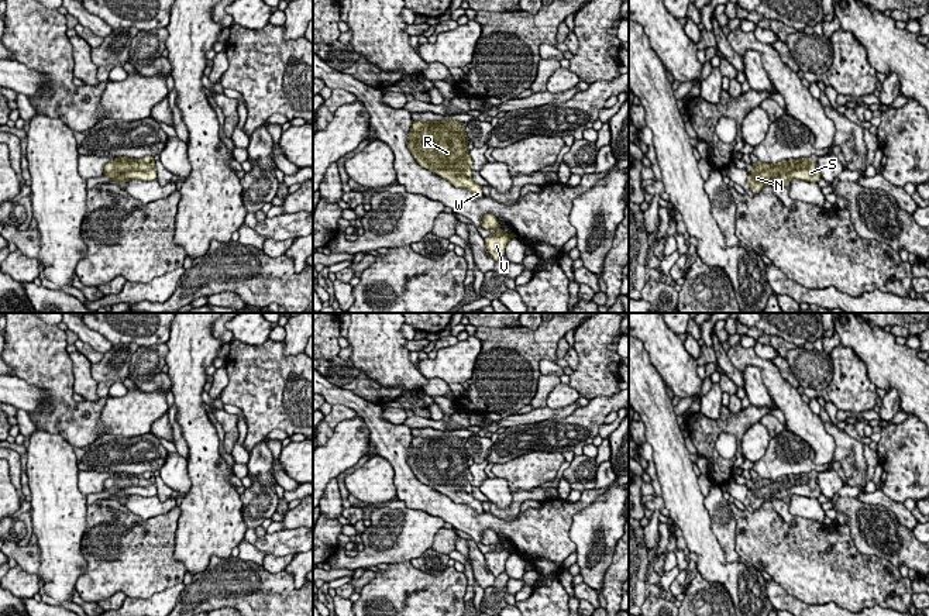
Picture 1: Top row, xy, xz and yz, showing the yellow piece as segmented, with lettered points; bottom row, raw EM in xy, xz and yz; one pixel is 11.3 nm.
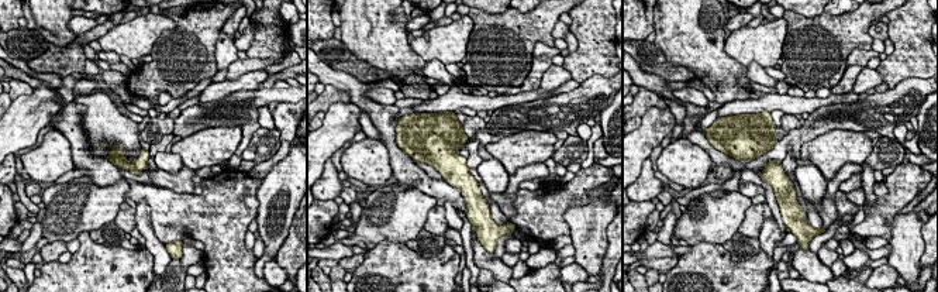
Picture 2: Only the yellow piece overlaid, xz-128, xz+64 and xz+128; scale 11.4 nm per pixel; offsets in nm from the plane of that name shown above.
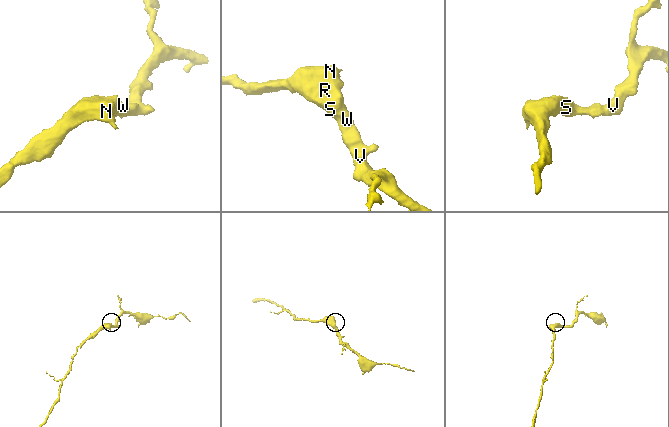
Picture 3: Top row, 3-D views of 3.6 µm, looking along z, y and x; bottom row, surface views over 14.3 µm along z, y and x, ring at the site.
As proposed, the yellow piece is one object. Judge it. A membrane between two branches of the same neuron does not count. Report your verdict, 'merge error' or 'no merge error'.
no merge error

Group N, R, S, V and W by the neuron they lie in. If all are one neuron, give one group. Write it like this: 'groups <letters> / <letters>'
groups N R S V W

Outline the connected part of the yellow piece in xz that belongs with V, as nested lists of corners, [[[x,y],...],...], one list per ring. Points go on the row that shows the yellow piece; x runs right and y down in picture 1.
[[[485,214],[482,217],[482,224],[481,224],[481,228],[484,230],[491,230],[491,228],[496,228],[496,234],[495,235],[489,235],[489,237],[485,237],[484,241],[485,241],[485,247],[489,252],[489,255],[495,259],[495,261],[499,261],[502,257],[505,257],[505,247],[506,244],[517,237],[516,234],[507,234],[506,231],[503,231],[500,228],[500,224],[498,221],[498,218],[492,214]]]

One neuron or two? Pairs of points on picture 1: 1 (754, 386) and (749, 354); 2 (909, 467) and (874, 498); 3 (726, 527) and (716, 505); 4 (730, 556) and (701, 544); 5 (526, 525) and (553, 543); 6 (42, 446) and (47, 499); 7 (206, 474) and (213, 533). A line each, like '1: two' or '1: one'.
1: two
2: two
3: one
4: two
5: one
6: one
7: one

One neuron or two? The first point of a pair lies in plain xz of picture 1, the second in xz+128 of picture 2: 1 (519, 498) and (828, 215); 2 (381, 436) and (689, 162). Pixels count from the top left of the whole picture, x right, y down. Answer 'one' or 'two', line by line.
1: one
2: two

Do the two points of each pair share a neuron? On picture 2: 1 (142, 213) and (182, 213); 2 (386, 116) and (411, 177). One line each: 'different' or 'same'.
1: different
2: same

